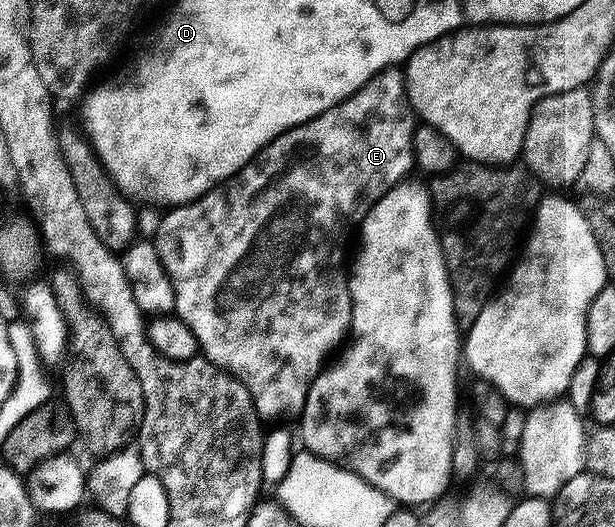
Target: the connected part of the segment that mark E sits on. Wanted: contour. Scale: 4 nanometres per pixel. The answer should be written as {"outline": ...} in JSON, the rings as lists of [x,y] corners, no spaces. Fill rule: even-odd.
{"outline":[[[386,71],[371,73],[349,93],[340,95],[323,109],[317,109],[305,118],[304,125],[310,128],[307,133],[294,133],[291,137],[278,135],[267,141],[265,145],[261,145],[239,169],[227,177],[223,185],[213,189],[206,197],[200,198],[196,204],[175,213],[161,226],[163,229],[158,234],[155,232],[150,238],[152,258],[154,257],[158,273],[170,284],[167,285],[168,292],[176,299],[178,321],[187,325],[206,344],[208,364],[214,374],[241,394],[247,409],[254,417],[261,444],[267,450],[290,448],[293,450],[295,448],[293,445],[297,446],[301,442],[306,404],[310,393],[314,390],[314,385],[324,372],[322,360],[342,340],[343,342],[347,340],[346,328],[351,328],[352,325],[352,301],[348,296],[347,286],[346,289],[342,286],[342,269],[338,266],[338,252],[342,249],[342,240],[345,239],[350,224],[361,215],[362,208],[366,205],[366,197],[371,197],[374,201],[379,200],[378,202],[389,197],[394,185],[408,168],[406,157],[415,156],[418,140],[423,133],[427,132],[428,126],[421,110],[416,106],[411,94],[403,86],[402,89],[398,86],[397,79],[389,77]]]}

